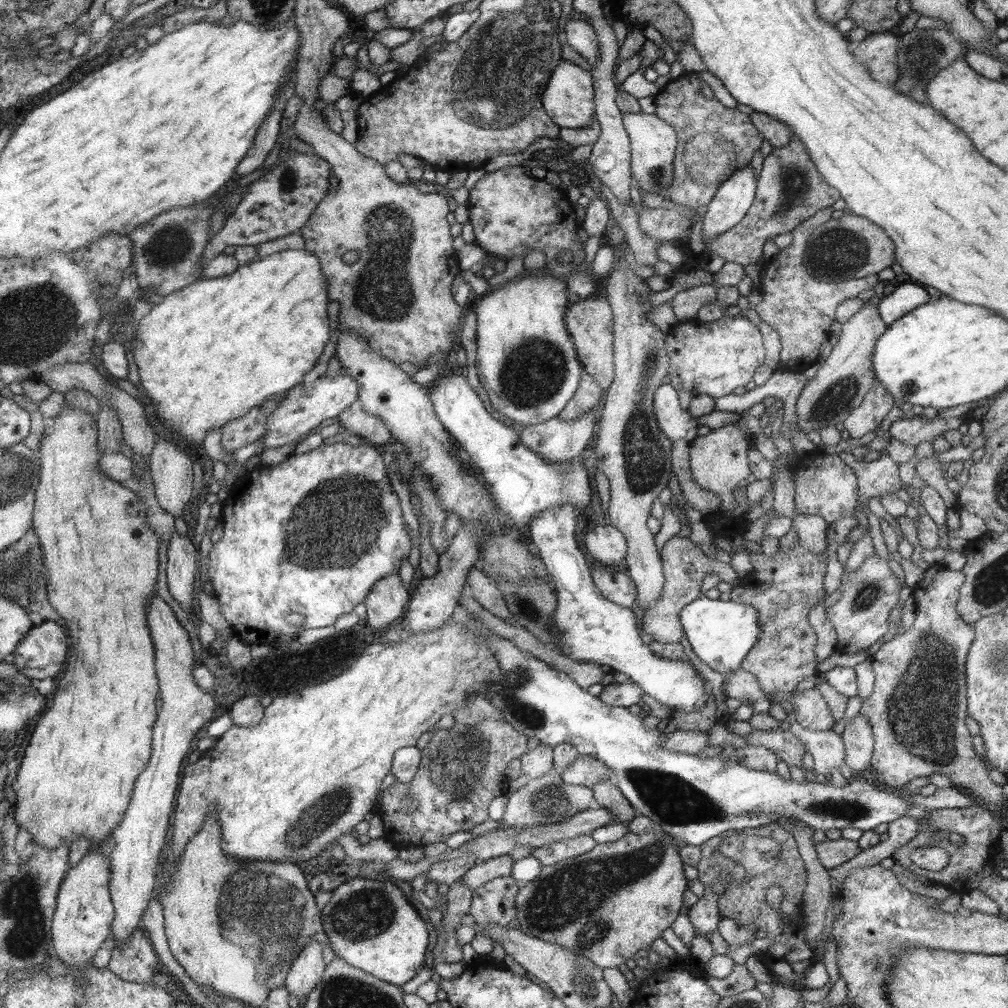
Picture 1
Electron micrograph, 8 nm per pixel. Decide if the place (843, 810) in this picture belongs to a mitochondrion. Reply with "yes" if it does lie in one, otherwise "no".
yes

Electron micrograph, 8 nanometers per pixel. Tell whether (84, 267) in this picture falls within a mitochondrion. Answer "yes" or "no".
no

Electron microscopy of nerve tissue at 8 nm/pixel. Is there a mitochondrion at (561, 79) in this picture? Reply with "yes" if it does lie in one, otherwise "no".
no

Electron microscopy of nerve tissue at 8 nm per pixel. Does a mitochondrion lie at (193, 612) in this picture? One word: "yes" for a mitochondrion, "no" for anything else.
no

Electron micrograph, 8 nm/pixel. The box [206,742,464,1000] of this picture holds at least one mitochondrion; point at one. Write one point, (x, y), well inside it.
(267, 916)

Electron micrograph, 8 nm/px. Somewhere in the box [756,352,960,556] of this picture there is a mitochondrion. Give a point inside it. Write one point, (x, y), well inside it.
(835, 399)

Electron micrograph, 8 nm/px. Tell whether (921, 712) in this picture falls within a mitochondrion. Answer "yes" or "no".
yes

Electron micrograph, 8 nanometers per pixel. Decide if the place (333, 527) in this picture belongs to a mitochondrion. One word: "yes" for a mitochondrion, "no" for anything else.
yes

